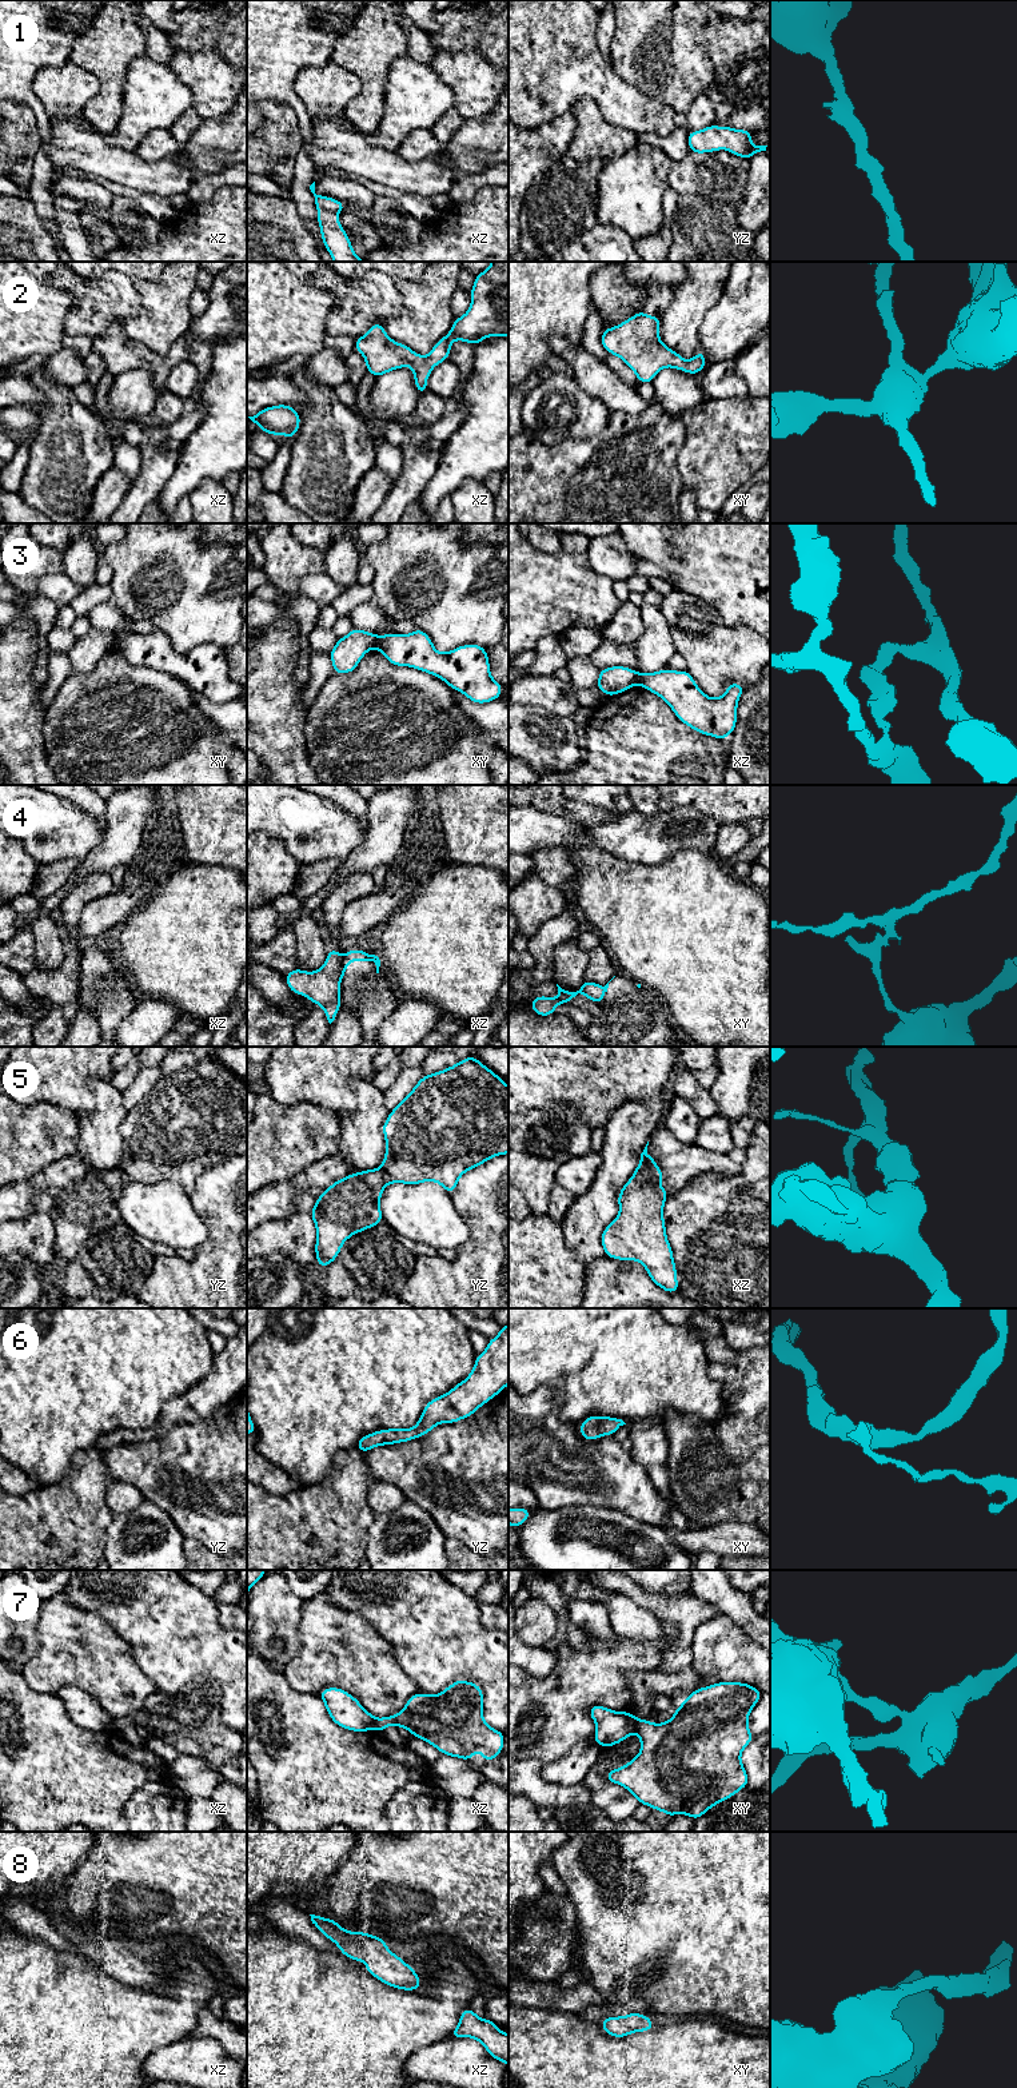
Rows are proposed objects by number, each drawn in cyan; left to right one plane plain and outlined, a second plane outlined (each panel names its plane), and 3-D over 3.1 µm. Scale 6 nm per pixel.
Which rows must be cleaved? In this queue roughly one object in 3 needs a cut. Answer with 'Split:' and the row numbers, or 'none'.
Split: 3, 4, 7

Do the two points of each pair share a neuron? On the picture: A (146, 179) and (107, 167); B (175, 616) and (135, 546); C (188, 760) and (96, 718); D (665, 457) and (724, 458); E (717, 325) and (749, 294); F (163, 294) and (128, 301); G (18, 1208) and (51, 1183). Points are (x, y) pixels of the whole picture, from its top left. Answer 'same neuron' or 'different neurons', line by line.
A: same neuron
B: same neuron
C: same neuron
D: different neurons
E: same neuron
F: different neurons
G: same neuron

